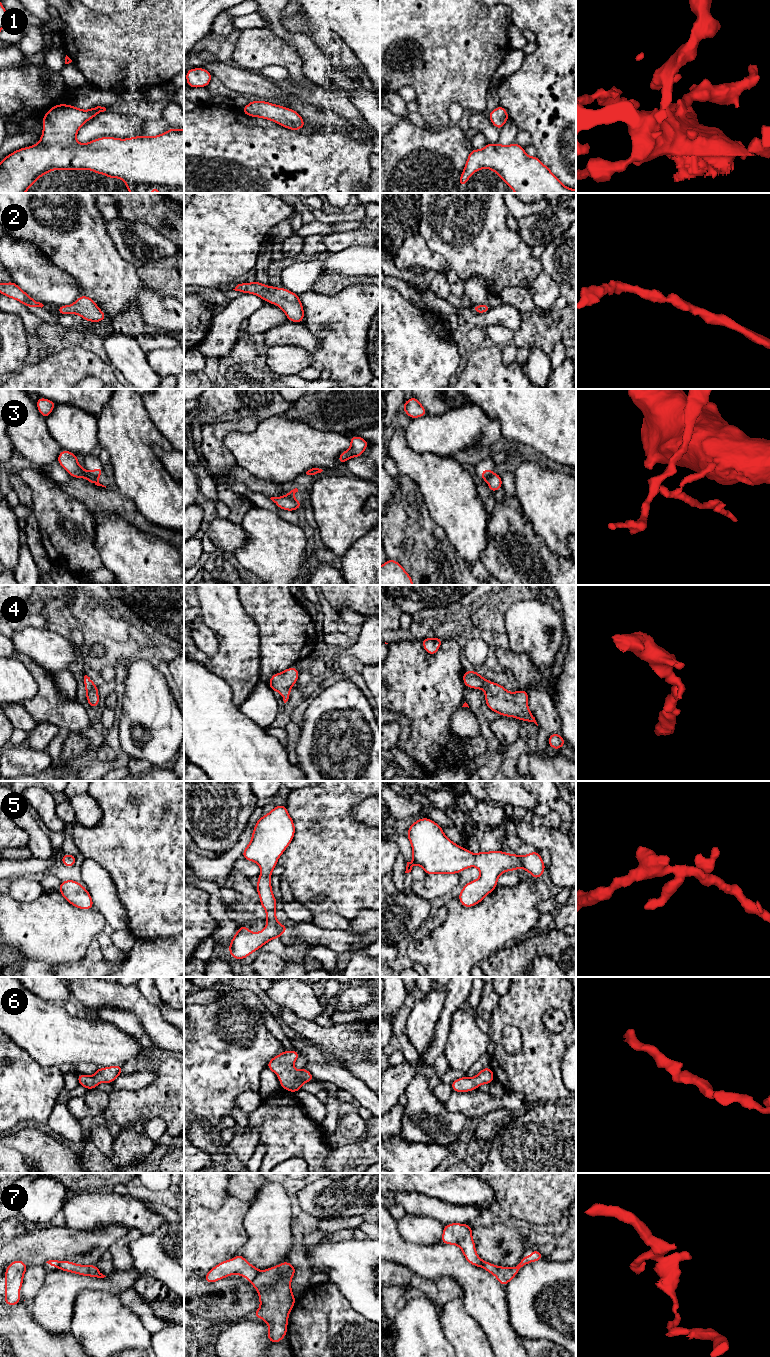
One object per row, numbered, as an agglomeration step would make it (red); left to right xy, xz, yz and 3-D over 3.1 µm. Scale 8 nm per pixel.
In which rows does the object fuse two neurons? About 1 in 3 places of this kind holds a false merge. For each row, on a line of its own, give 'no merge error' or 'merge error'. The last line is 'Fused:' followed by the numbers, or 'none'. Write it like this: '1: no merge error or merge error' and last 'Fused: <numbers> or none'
1: no merge error
2: no merge error
3: merge error
4: no merge error
5: no merge error
6: no merge error
7: merge error
Fused: 3, 7

